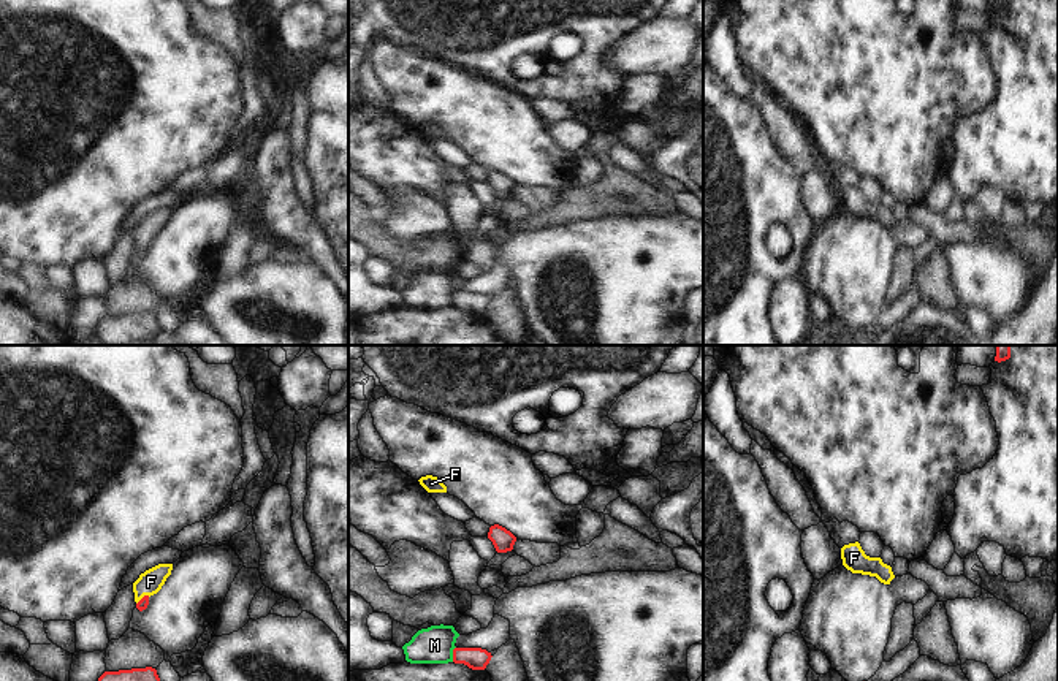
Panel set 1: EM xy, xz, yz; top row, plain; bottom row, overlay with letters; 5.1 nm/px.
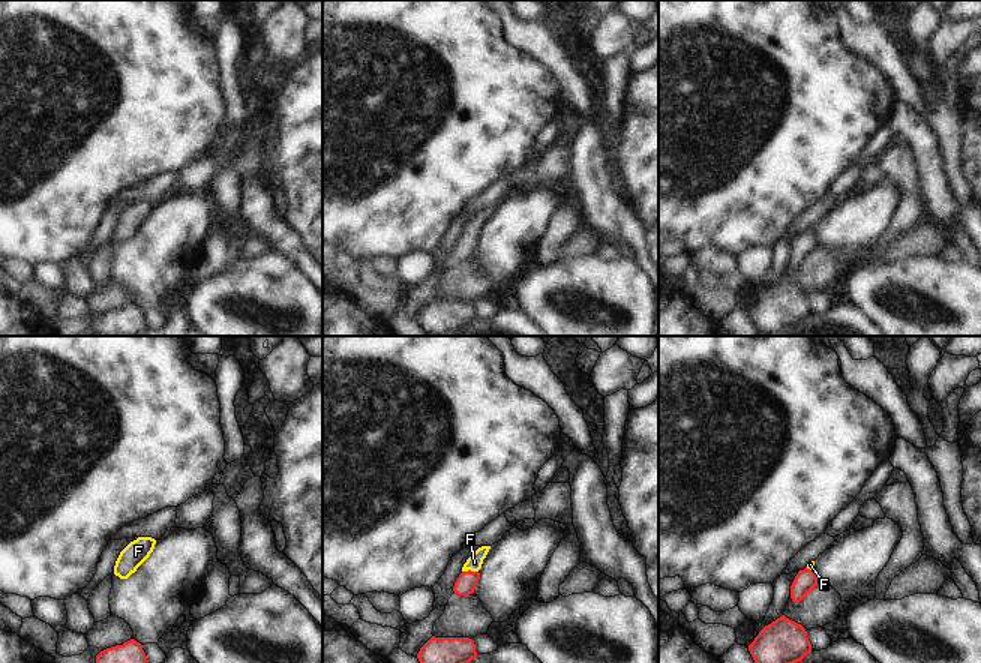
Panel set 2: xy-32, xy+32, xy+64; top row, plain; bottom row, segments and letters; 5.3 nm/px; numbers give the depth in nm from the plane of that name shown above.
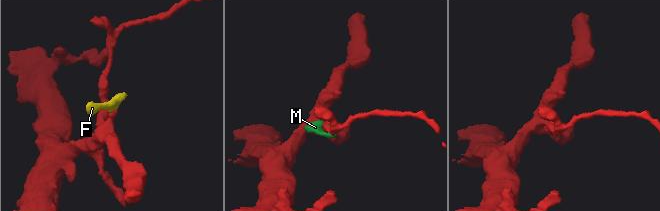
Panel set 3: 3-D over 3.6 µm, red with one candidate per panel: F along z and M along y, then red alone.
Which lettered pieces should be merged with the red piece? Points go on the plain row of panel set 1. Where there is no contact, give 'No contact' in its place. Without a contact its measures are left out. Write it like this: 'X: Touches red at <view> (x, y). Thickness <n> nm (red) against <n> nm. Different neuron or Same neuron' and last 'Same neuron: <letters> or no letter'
F: Touches red at xy (143, 243). Thickness 50 nm (red) against 120 nm. Same neuron
M: Touches red at xz (453, 300). Thickness 110 nm (red) against 190 nm. Different neuron
Same neuron: F.

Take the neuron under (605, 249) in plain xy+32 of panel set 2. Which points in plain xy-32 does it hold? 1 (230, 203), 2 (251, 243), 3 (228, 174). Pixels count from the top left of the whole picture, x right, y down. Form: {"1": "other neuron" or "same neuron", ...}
{"1": "same neuron", "2": "same neuron", "3": "same neuron"}

